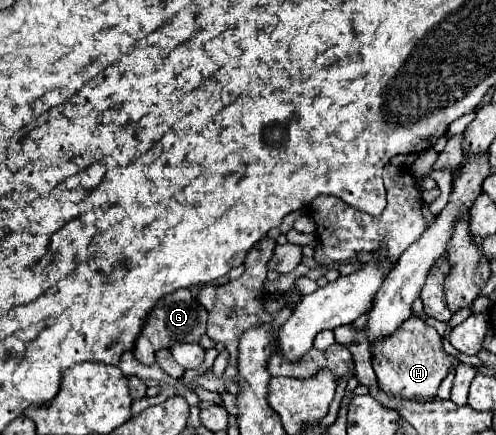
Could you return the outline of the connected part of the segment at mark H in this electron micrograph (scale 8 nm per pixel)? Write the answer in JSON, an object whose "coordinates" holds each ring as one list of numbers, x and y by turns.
{"coordinates":[[409,317,409,321,389,337,389,341,381,341,381,345,377,345,377,381,381,389,395,399,425,403,435,397,437,387,451,365,453,357,443,349,441,335,419,317]]}

